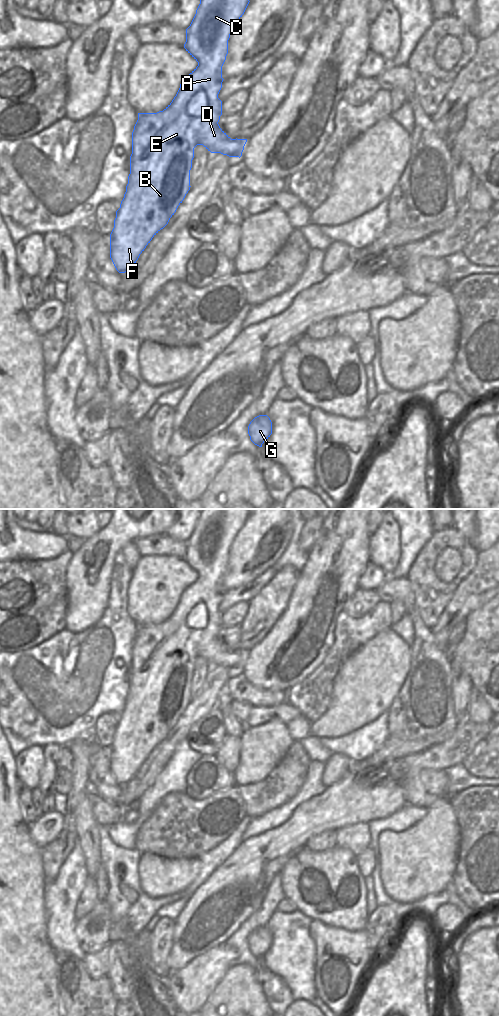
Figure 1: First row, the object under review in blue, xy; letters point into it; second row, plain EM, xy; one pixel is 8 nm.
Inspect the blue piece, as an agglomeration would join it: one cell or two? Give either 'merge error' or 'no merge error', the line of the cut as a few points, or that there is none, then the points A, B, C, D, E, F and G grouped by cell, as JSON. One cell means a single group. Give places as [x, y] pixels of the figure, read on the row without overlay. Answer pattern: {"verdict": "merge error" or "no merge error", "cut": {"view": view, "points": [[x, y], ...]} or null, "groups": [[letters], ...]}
{"verdict": "no merge error", "cut": null, "groups": [["A", "B", "C", "D", "E", "F", "G"]]}

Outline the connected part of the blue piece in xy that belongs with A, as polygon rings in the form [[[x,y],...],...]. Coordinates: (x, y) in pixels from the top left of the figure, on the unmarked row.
[[[200,509],[196,526],[186,541],[184,560],[198,574],[198,578],[181,594],[172,614],[157,625],[138,625],[138,632],[132,644],[132,666],[130,686],[124,710],[116,723],[114,740],[110,746],[110,770],[119,785],[128,783],[152,750],[163,741],[176,724],[190,702],[190,682],[194,670],[194,660],[203,657],[211,665],[221,665],[229,669],[241,669],[247,651],[231,651],[219,638],[222,627],[222,613],[218,606],[222,600],[222,578],[228,566],[230,546],[244,526],[248,509]]]

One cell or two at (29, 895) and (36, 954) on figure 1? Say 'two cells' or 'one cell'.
one cell

